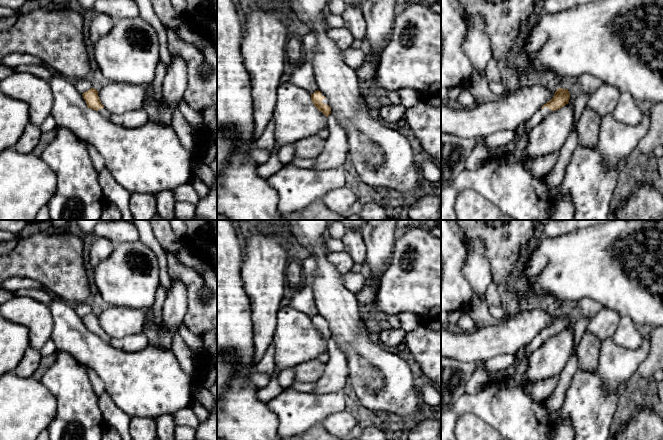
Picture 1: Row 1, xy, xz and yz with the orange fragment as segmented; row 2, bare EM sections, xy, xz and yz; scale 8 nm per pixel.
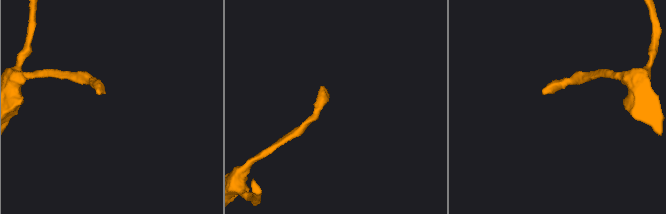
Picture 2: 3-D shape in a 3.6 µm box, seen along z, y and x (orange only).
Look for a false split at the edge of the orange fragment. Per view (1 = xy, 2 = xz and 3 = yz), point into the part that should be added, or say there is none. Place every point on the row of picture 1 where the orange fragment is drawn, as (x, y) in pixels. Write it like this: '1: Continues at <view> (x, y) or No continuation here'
1: Continues at xy (104, 112)
2: Continues at xz (325, 101)
3: Continues at yz (536, 119)

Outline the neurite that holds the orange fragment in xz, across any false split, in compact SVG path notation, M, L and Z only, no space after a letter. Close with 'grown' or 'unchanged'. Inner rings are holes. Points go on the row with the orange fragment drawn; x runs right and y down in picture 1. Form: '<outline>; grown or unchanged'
M319 90L311 94L311 100L314 106L319 111L321 111L326 117L331 114L329 100Z; grown

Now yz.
M559 88L556 90L553 98L544 104L541 109L537 110L536 113L527 121L524 130L526 132L532 131L542 120L566 104L569 103L570 93L568 89Z; grown

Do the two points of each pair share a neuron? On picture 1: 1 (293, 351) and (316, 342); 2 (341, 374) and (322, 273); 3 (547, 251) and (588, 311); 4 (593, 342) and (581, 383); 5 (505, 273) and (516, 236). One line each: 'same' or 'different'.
1: same
2: different
3: different
4: different
5: same

